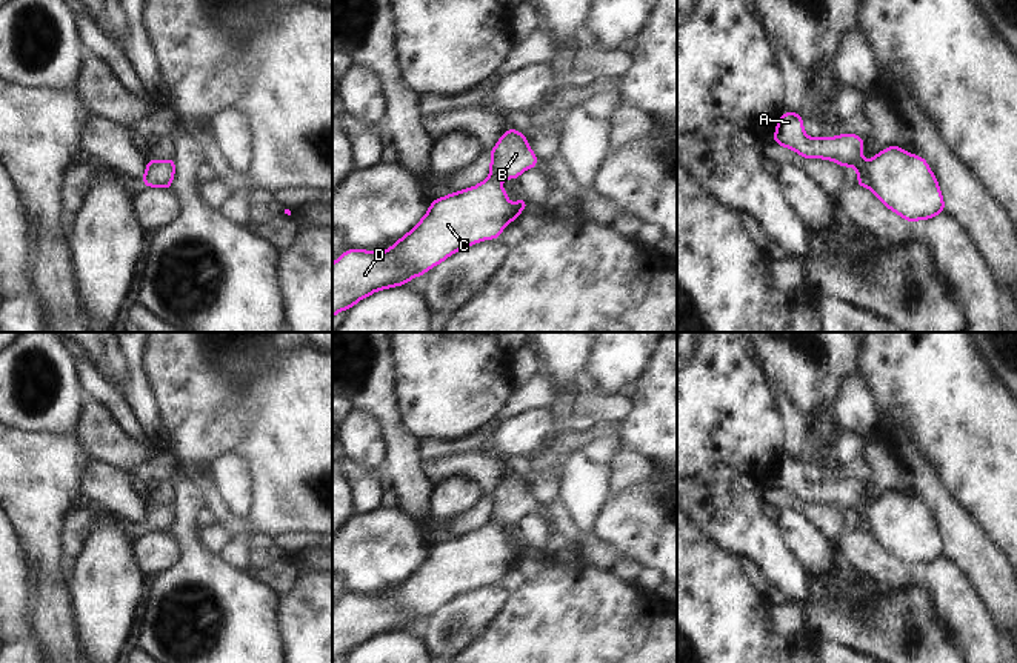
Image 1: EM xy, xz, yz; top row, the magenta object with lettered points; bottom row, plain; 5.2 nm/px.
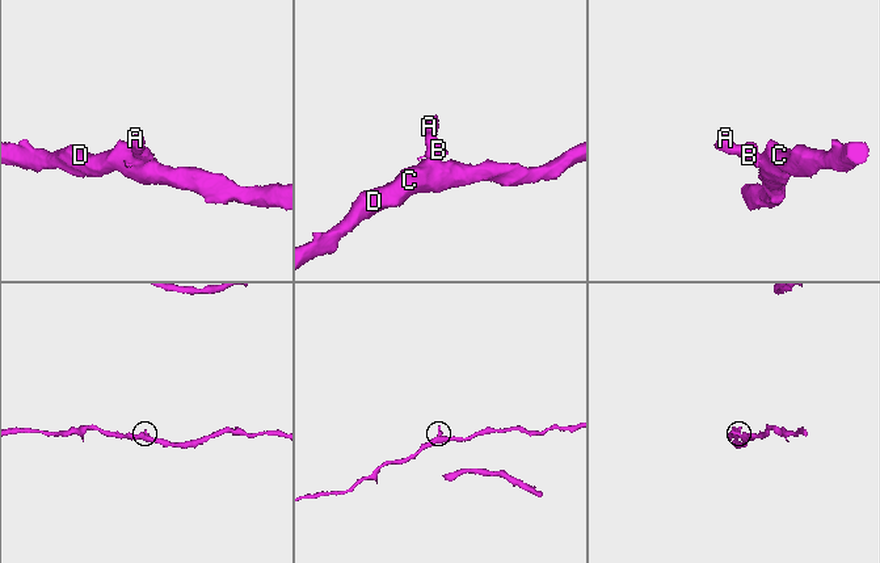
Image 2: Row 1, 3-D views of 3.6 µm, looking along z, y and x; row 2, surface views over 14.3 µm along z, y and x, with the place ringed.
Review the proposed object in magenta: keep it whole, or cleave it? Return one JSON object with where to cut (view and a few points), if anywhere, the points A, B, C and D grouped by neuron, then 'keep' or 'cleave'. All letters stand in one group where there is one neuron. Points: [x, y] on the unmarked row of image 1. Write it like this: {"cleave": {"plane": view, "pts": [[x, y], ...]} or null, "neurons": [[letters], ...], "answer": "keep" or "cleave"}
{"cleave": {"plane": "yz", "pts": [[865, 506], [870, 531]]}, "neurons": [["A", "B"], ["C", "D"]], "answer": "cleave"}

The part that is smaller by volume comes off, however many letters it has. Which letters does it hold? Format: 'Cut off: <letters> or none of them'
Cut off: A, B

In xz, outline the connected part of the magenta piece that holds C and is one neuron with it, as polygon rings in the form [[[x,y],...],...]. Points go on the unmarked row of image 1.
[[[494,521],[474,532],[432,545],[426,560],[388,595],[348,594],[332,608],[332,663],[338,655],[349,655],[351,651],[375,635],[403,631],[415,620],[423,621],[428,614],[466,591],[500,583],[503,572],[511,565],[517,566],[519,558],[528,551],[522,541],[515,549],[511,549],[508,537]]]

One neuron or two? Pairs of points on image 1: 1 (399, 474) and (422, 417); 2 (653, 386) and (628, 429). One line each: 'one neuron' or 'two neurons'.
1: two neurons
2: one neuron

